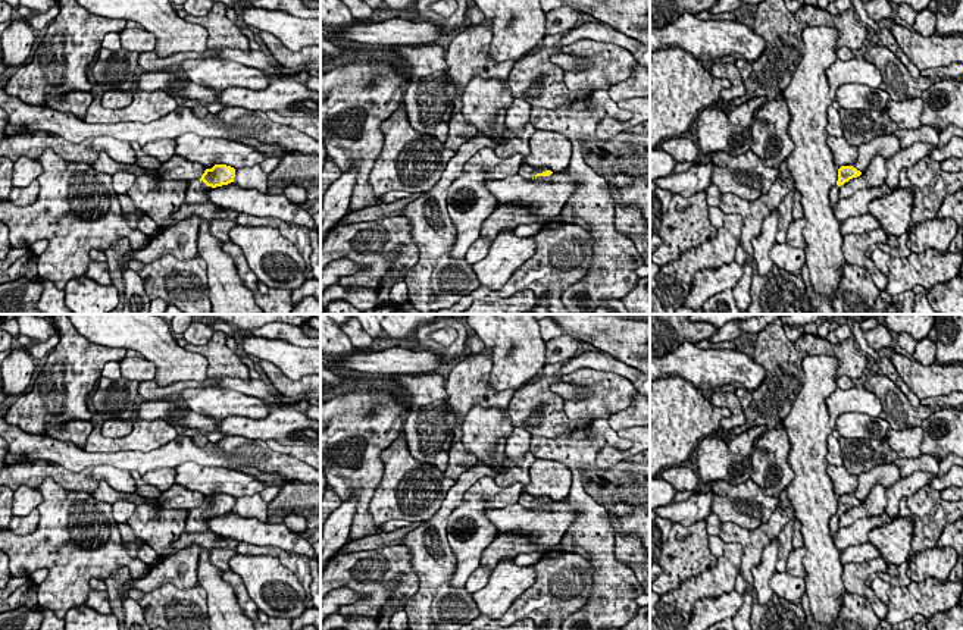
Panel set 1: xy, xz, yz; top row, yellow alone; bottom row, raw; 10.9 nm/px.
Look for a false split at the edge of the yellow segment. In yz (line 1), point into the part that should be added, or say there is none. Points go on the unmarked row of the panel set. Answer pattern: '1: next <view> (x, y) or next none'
1: next none

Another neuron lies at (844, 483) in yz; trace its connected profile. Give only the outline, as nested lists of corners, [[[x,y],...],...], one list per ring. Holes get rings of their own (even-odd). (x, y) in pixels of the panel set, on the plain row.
[[[828,464],[826,473],[829,474],[834,483],[834,490],[838,496],[850,495],[856,492],[859,486],[857,476],[850,474],[844,466],[838,467],[838,466]]]

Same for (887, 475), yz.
[[[895,464],[875,466],[867,473],[857,476],[859,486],[854,493],[850,493],[862,502],[867,498],[870,488],[881,483],[885,489],[892,486],[900,479],[900,468]]]

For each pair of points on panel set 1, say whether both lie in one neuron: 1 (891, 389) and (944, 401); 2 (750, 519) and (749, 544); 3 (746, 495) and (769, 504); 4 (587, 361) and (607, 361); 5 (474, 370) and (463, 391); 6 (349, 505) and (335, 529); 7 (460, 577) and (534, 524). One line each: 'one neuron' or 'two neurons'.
1: one neuron
2: two neurons
3: one neuron
4: one neuron
5: one neuron
6: one neuron
7: two neurons

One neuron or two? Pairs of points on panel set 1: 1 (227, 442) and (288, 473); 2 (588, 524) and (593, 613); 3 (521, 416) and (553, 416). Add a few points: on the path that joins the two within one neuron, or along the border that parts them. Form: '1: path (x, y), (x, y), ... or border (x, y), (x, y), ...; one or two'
1: path (241, 451), (255, 453), (274, 463); one
2: path (600, 547), (603, 591); one
3: path (531, 407), (540, 400), (549, 401), (550, 406); one

